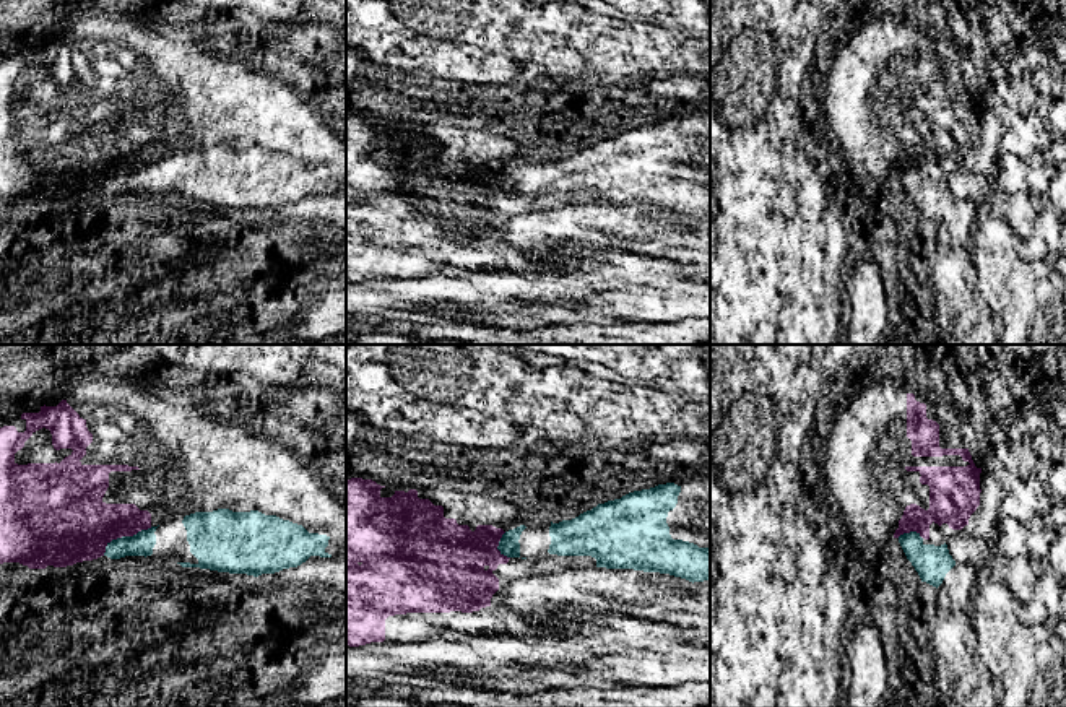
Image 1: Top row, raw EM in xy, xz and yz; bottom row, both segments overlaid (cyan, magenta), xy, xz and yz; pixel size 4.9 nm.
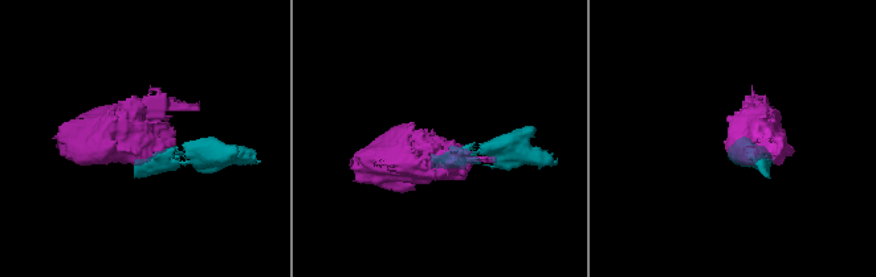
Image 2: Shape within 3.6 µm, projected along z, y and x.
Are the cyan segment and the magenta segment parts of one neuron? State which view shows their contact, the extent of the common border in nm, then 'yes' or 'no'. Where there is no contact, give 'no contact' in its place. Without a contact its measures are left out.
meets cyan in xy; contact 280 nm long; no

